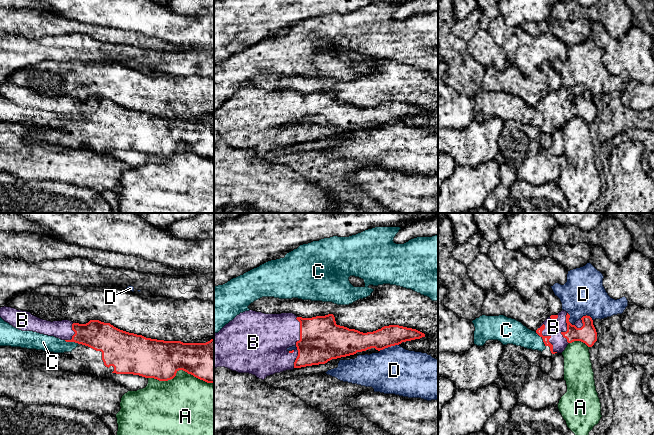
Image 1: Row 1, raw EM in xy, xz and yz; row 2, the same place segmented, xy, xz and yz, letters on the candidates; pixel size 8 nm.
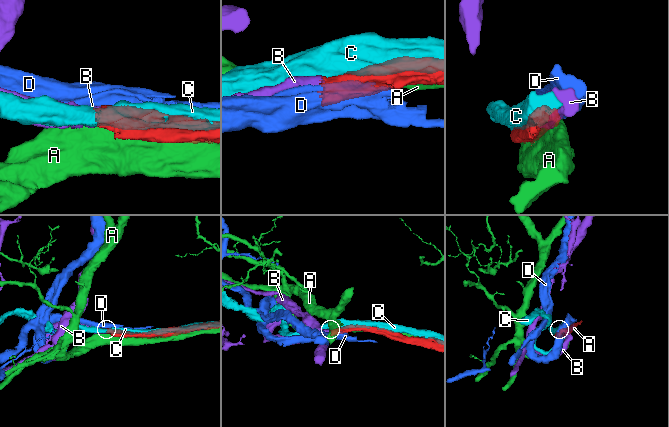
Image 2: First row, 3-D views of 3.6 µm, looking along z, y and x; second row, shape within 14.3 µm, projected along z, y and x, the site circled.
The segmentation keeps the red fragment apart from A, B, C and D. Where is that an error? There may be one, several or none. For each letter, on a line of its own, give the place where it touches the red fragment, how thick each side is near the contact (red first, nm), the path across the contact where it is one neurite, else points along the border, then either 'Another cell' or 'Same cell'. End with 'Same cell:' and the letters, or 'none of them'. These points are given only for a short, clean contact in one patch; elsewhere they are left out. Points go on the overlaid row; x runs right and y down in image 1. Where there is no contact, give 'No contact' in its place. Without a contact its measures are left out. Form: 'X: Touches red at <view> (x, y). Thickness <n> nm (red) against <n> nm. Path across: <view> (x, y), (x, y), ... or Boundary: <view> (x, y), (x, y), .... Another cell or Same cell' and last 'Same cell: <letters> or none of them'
A: Touches red at xy (180, 369). Thickness 320 nm (red) against 400 nm. Another cell
B: Touches red at yz (549, 336). Thickness 50 nm (red) against 140 nm. Same cell
C: Touches red at yz (542, 338). Thickness 50 nm (red) against 190 nm. Another cell
D: Touches red at xz (388, 346). Thickness 170 nm (red) against 380 nm. Another cell
Same cell: B

